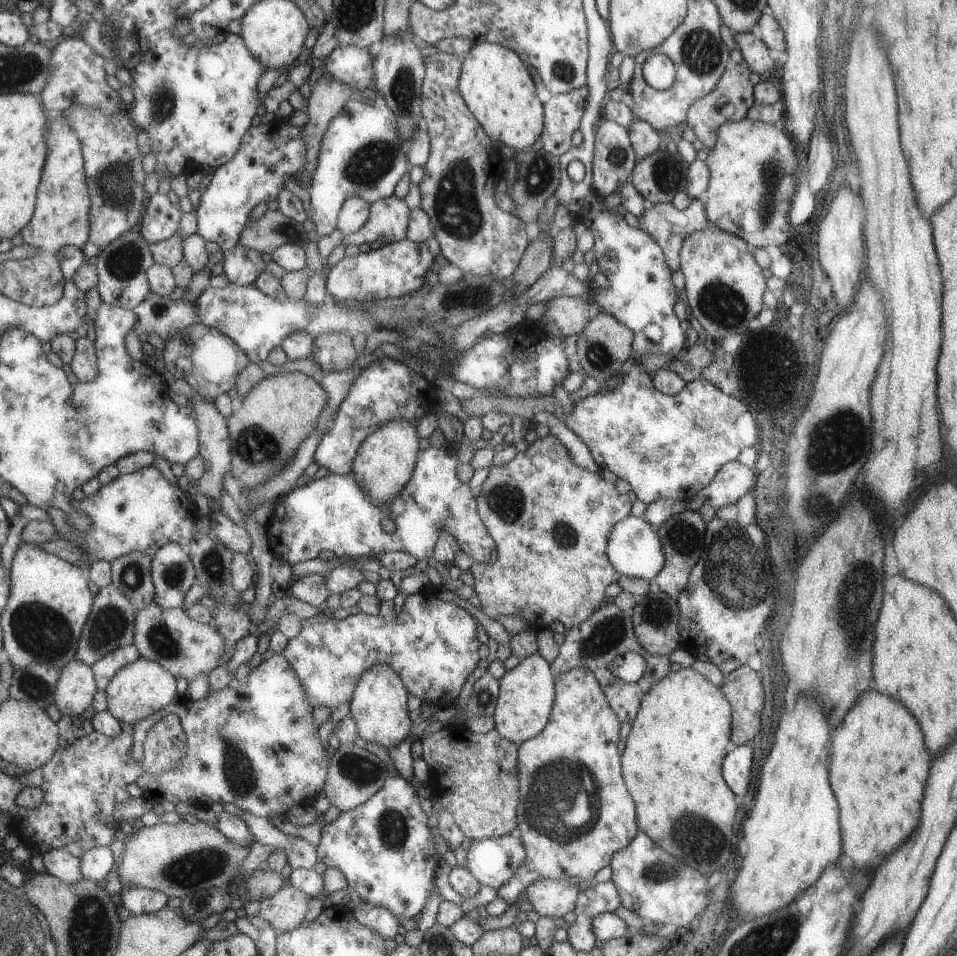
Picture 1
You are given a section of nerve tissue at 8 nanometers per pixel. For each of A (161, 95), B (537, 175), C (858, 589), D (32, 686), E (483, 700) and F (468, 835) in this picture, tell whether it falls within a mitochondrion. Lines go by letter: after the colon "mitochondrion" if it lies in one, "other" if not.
A: mitochondrion
B: mitochondrion
C: mitochondrion
D: mitochondrion
E: mitochondrion
F: other

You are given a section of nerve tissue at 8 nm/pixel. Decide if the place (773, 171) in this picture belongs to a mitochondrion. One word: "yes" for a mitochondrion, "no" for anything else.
yes

